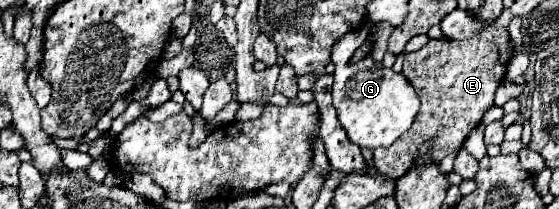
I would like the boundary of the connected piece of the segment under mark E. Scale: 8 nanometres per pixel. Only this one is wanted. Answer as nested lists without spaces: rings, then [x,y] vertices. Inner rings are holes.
[[[487,25],[477,37],[473,39],[465,39],[465,41],[447,41],[447,39],[431,39],[425,47],[421,47],[415,53],[407,53],[405,55],[405,63],[403,63],[403,75],[413,83],[419,99],[421,99],[421,109],[415,117],[415,123],[411,125],[409,131],[405,131],[401,135],[401,139],[397,139],[393,145],[389,147],[377,147],[373,151],[373,163],[377,167],[379,173],[391,177],[391,179],[399,179],[407,169],[411,169],[417,163],[419,157],[419,147],[421,143],[433,139],[433,151],[431,157],[435,161],[445,159],[451,151],[455,151],[457,147],[463,145],[463,141],[467,139],[467,135],[481,123],[483,113],[493,105],[493,95],[495,89],[501,85],[507,63],[513,55],[513,47],[511,47],[511,39],[509,33],[505,29],[497,29],[493,25]]]

